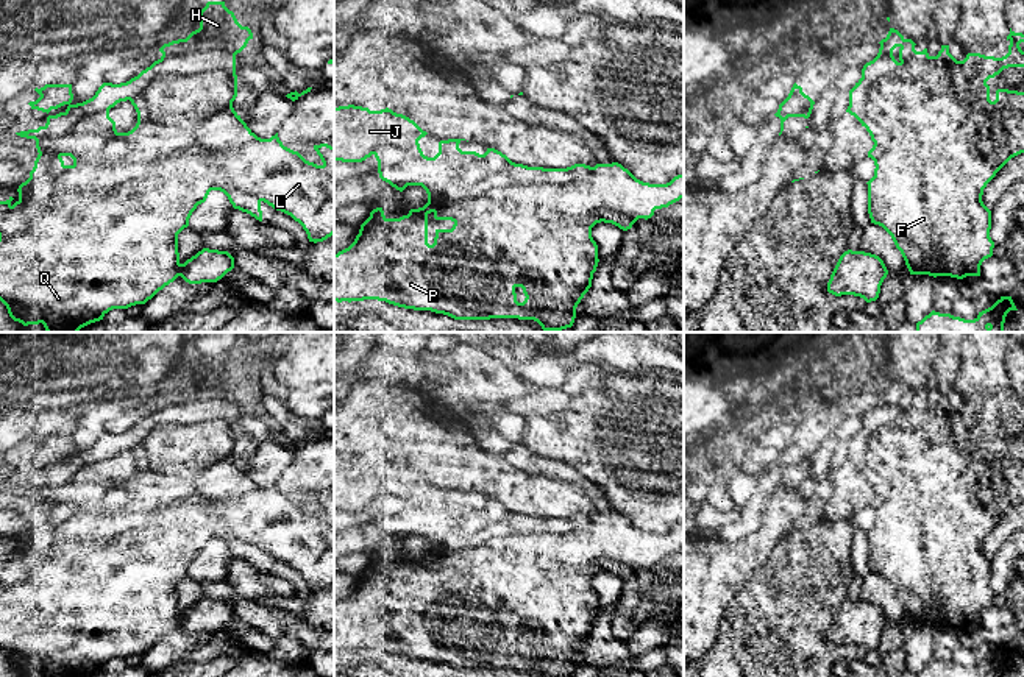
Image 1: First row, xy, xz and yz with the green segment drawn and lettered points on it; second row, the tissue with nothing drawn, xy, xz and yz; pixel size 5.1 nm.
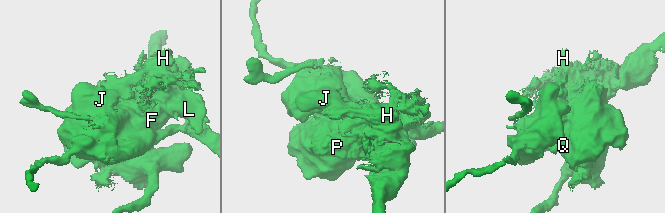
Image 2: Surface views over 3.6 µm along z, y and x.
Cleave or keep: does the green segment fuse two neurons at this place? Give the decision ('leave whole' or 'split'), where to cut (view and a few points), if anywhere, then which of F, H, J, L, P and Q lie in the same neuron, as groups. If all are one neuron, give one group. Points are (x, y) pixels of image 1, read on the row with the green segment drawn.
split; cut in xy along (281, 144), (177, 175), (156, 156), (113, 187), (74, 164); F L P Q / H J

